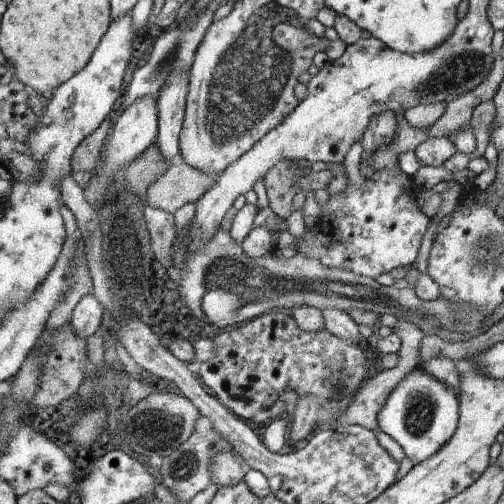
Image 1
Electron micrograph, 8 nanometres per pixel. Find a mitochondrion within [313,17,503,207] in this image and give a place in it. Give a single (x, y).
(463, 67)

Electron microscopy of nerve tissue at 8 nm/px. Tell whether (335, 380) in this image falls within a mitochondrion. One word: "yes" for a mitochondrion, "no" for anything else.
yes

